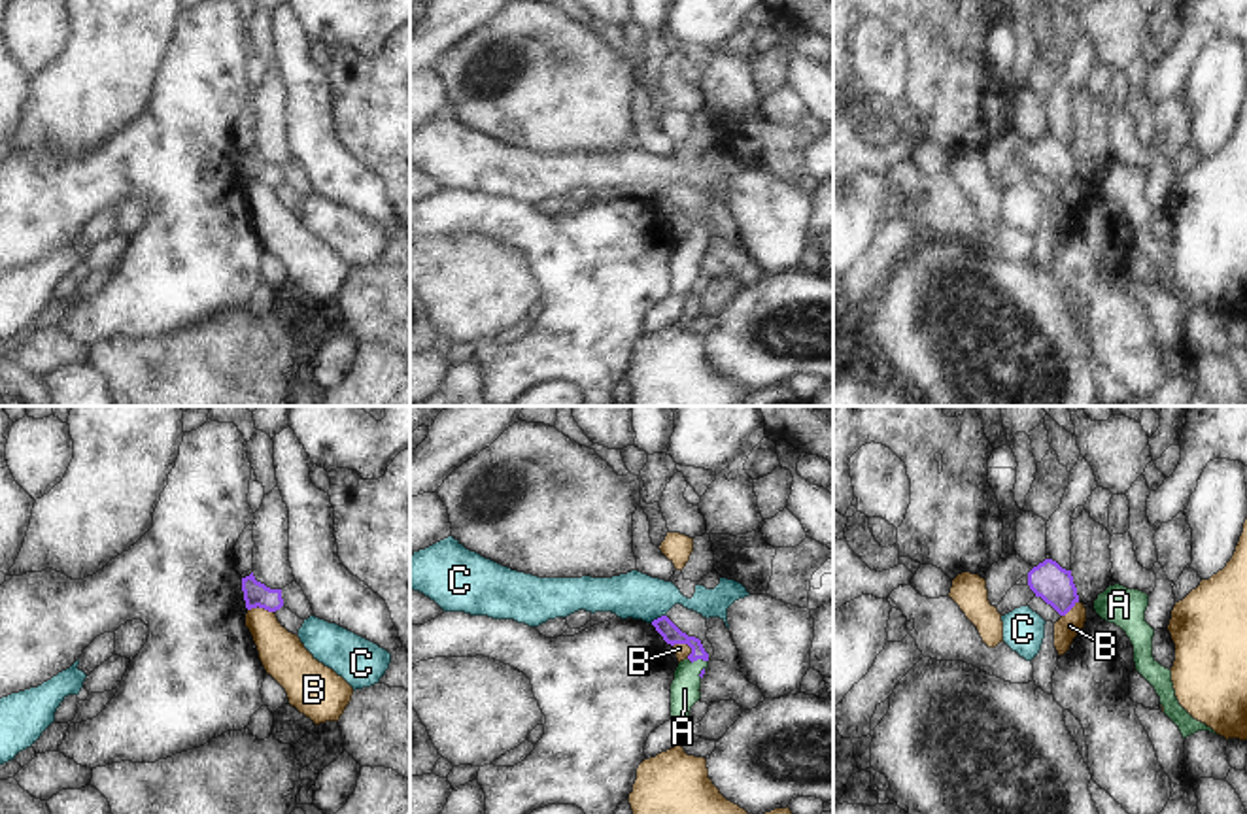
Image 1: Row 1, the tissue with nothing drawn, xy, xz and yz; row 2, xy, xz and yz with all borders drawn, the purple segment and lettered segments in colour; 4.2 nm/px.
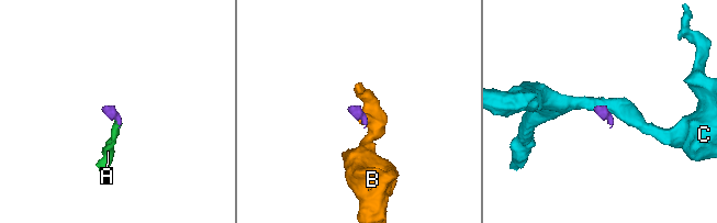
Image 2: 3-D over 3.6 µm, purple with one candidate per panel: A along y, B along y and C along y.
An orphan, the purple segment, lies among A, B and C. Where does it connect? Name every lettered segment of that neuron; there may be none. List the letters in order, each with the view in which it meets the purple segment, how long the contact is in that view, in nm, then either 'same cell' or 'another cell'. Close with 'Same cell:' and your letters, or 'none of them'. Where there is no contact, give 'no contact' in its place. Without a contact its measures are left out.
A: xz | 90 nm | same cell
B: xz | 90 nm | another cell
C: xz | 80 nm | another cell
Same cell: A

